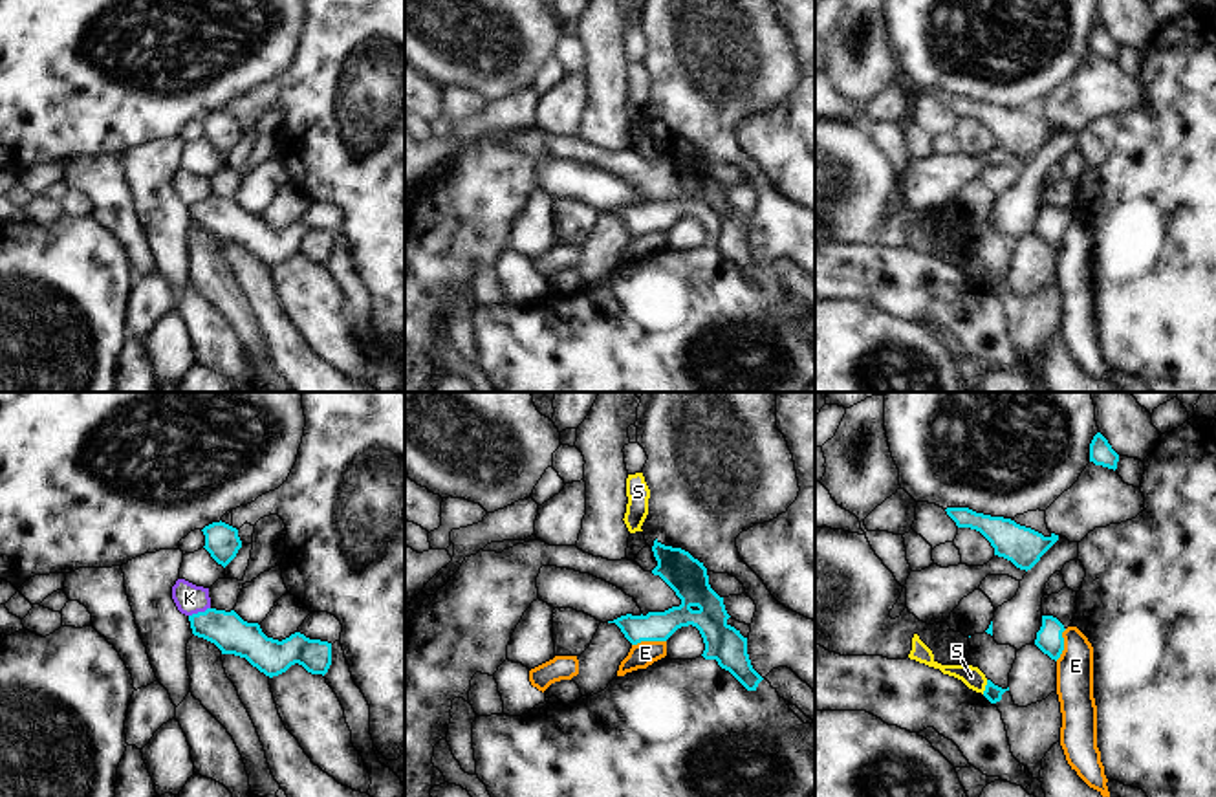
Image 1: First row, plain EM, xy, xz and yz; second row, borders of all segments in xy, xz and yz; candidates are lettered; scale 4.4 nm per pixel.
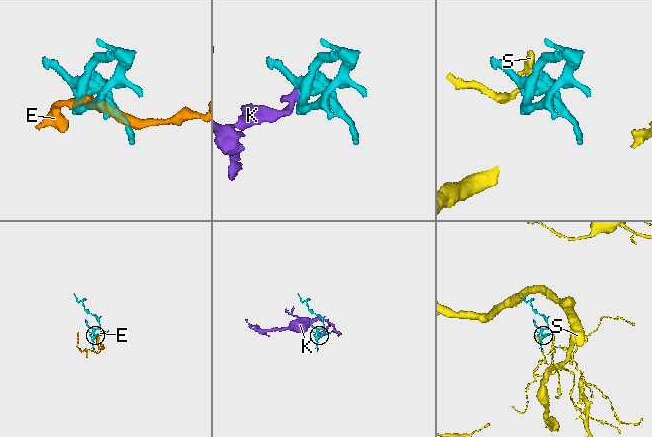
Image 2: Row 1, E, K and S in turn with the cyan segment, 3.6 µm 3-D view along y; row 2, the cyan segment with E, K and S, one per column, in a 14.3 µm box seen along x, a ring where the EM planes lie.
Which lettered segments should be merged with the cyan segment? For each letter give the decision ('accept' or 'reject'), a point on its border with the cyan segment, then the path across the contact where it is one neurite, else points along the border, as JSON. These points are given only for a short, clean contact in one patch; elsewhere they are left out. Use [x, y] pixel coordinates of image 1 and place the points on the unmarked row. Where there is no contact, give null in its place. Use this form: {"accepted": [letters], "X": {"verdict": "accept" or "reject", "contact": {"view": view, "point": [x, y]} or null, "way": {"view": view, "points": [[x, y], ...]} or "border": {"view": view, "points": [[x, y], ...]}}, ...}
{"accepted": [], "E": {"verdict": "reject", "contact": {"view": "xz", "point": [649, 229]}, "border": {"view": "xz", "points": [[665, 229], [641, 229], [632, 235]]}}, "K": {"verdict": "reject", "contact": {"view": "xy", "point": [198, 202]}, "border": {"view": "xy", "points": [[209, 196], [189, 206]]}}, "S": {"verdict": "reject", "contact": {"view": "yz", "point": [986, 277]}, "border": {"view": "yz", "points": [[988, 270], [982, 283]]}}}

